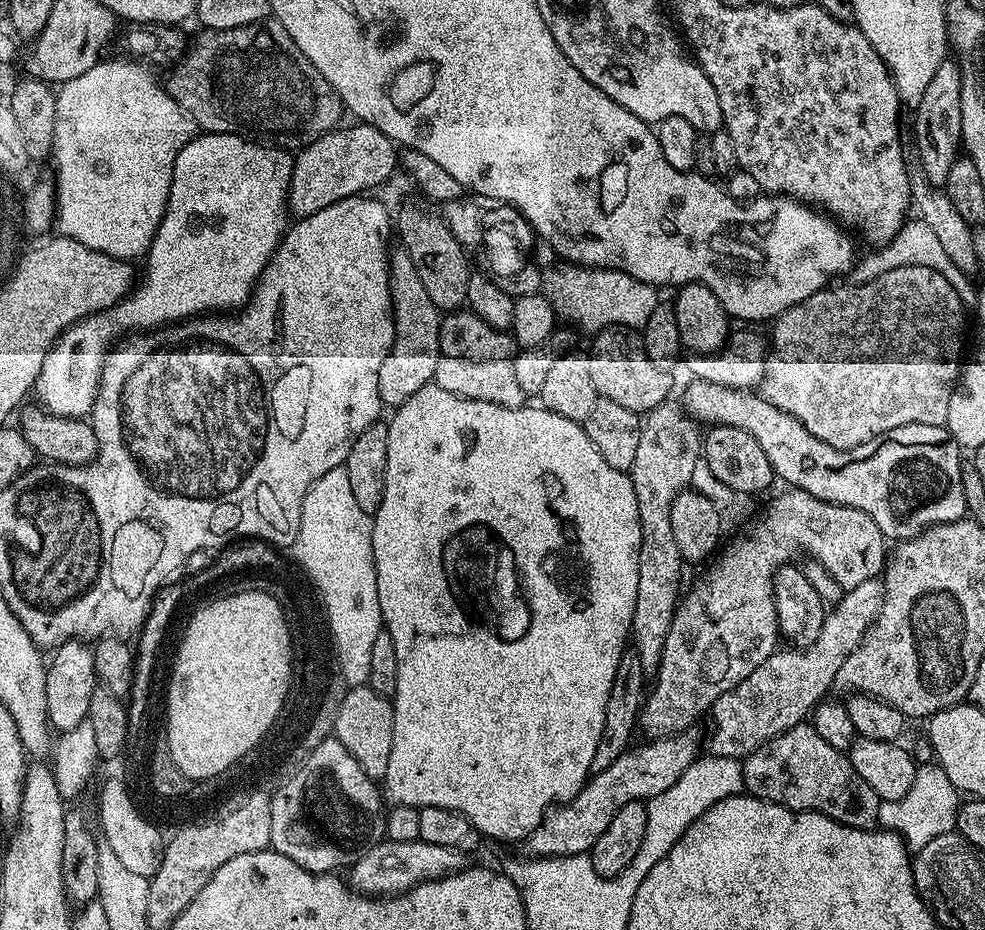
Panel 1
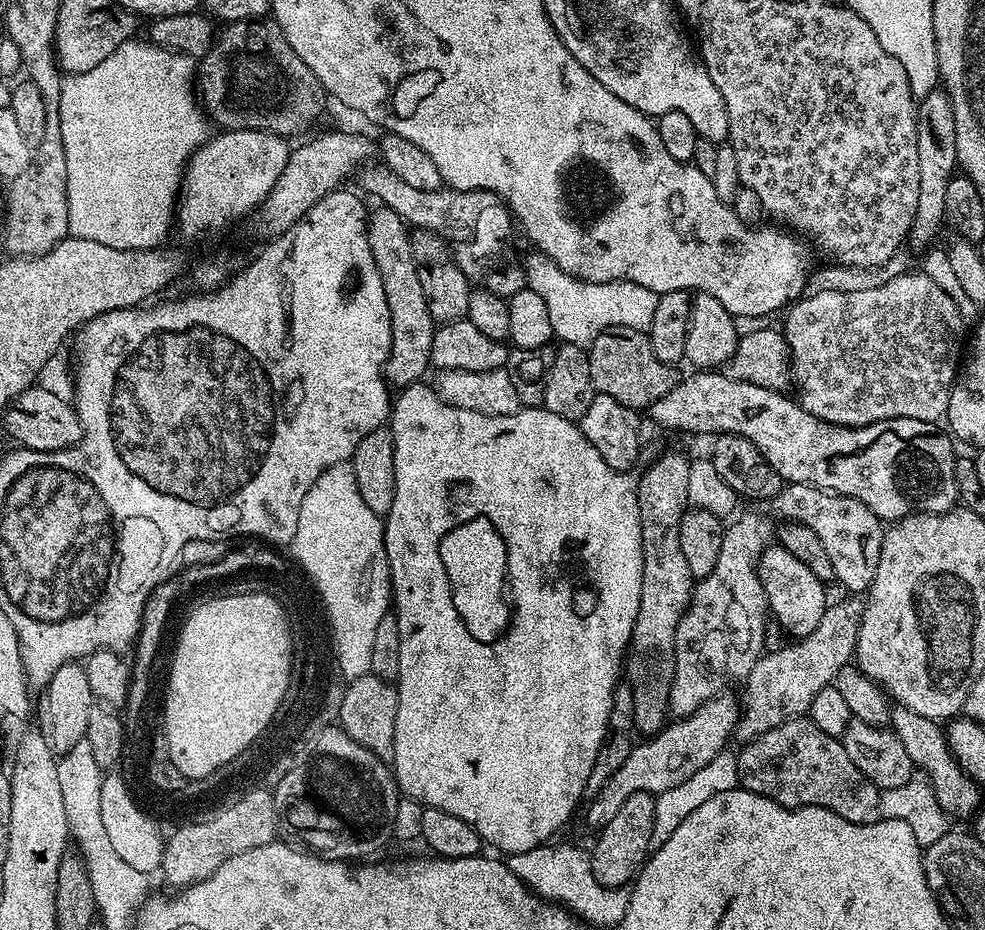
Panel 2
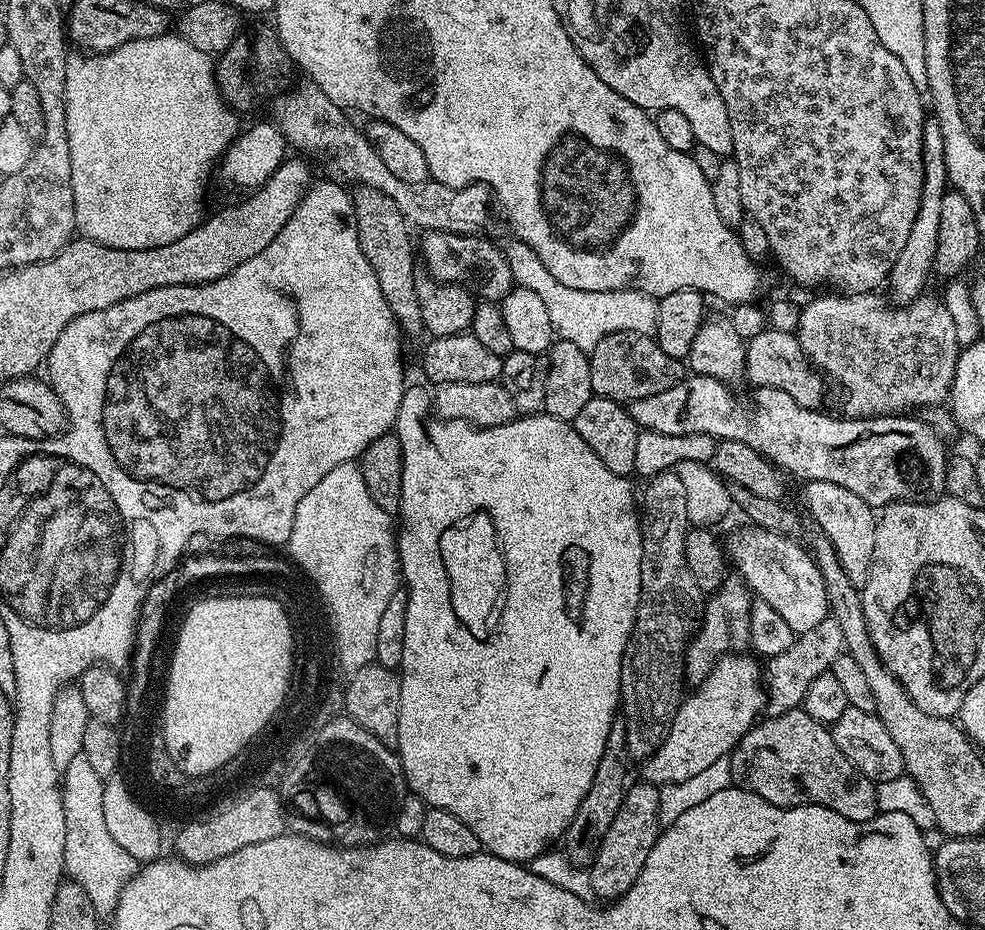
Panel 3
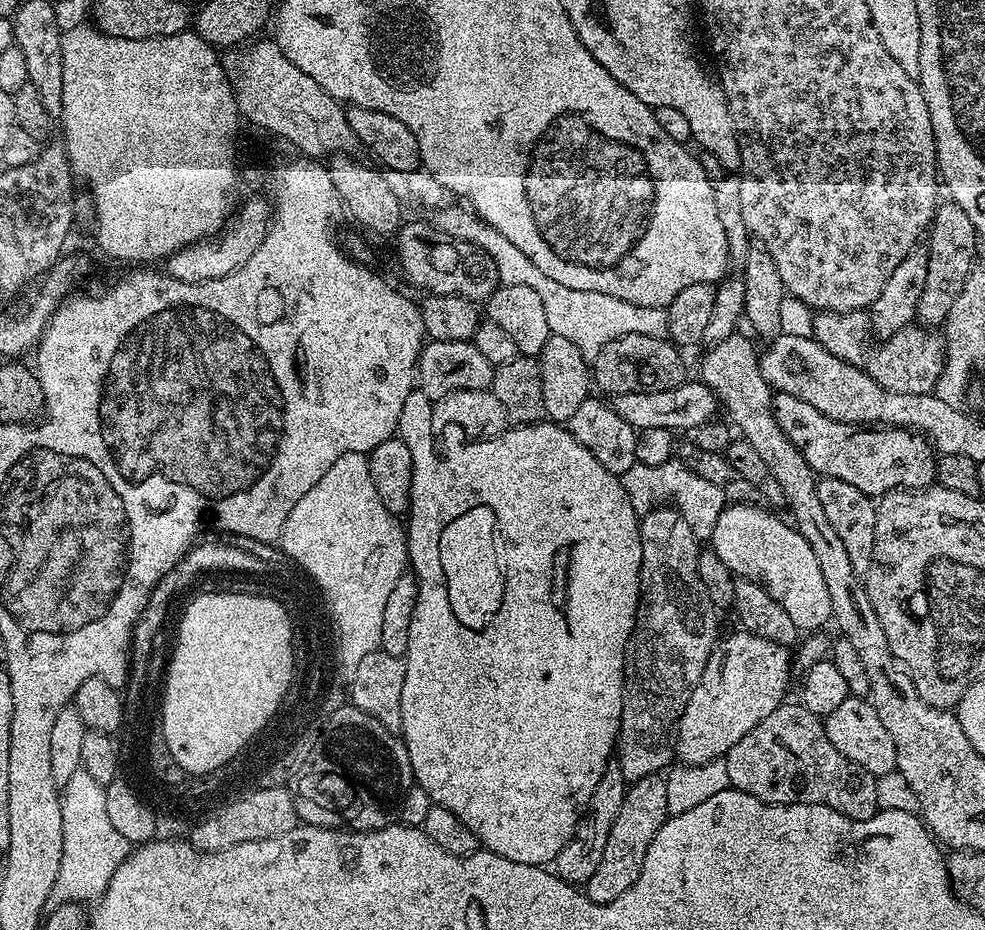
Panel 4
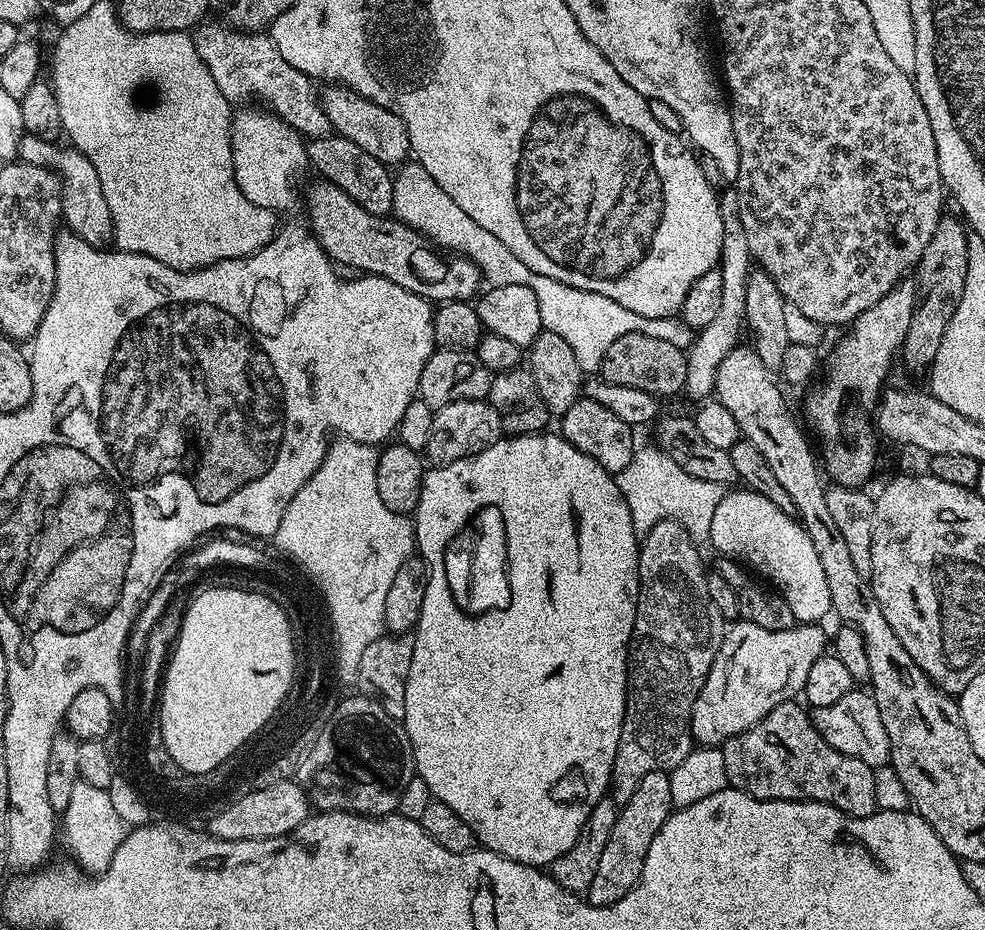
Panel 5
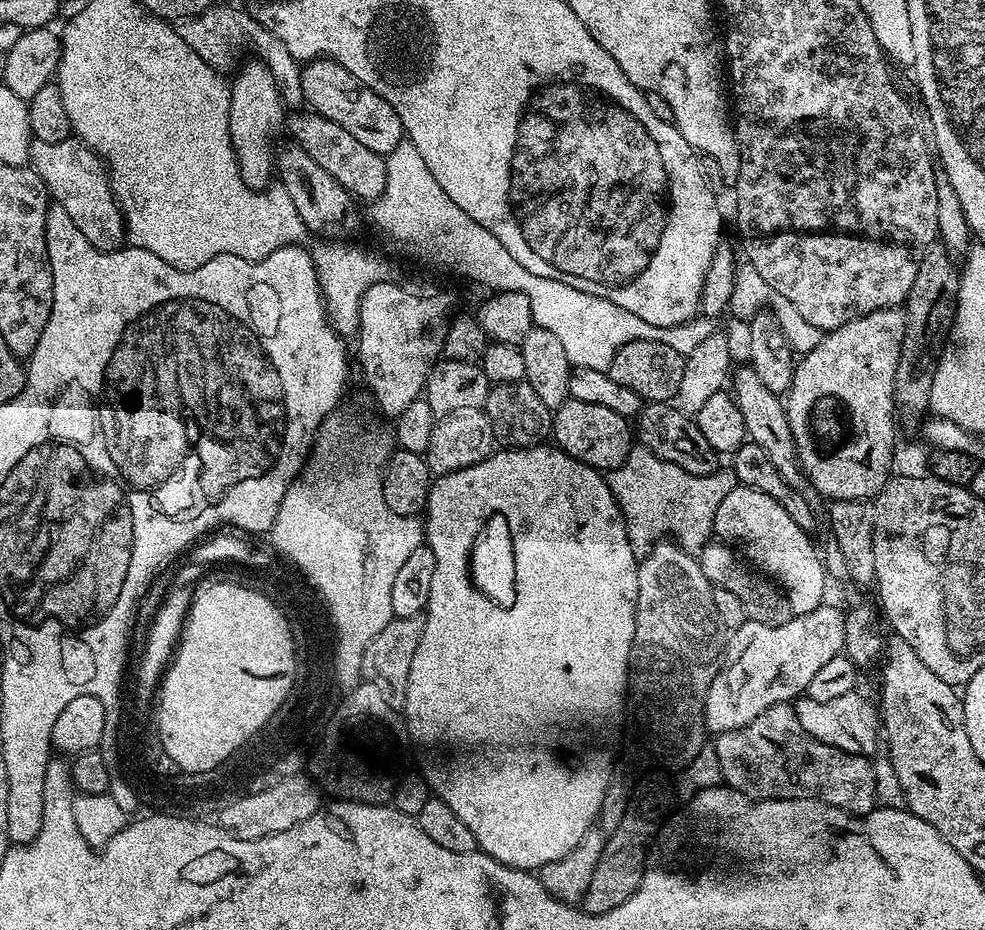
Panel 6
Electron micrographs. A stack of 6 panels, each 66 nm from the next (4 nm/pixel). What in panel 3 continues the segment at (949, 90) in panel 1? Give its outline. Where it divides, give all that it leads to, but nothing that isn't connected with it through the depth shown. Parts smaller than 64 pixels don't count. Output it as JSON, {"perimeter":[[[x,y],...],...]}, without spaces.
{"perimeter":[[[934,118],[924,121],[922,130],[922,198],[918,206],[918,214],[914,218],[914,226],[910,226],[910,238],[906,238],[906,246],[902,254],[898,254],[898,262],[894,262],[892,273],[888,275],[886,288],[892,291],[891,299],[897,305],[914,302],[925,293],[928,275],[933,275],[934,254],[938,250],[938,218],[942,211],[942,198],[949,187],[946,170],[946,142],[942,142],[942,126]]]}

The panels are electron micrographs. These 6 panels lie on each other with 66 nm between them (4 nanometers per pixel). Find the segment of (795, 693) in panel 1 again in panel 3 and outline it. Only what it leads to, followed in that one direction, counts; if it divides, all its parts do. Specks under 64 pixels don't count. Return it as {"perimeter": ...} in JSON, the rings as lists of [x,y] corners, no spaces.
{"perimeter":[[[829,614],[822,622],[818,622],[818,626],[814,626],[814,630],[799,633],[790,650],[771,657],[766,664],[767,715],[777,716],[792,708],[801,707],[806,698],[806,690],[810,690],[814,678],[831,669],[832,663],[842,654],[843,648],[842,630],[835,617]]]}

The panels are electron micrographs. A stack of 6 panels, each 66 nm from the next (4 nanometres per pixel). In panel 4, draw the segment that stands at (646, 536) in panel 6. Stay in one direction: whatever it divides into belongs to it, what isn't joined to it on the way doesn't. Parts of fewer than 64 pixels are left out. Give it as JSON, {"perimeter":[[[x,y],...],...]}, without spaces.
{"perimeter":[[[671,458],[661,465],[644,465],[636,463],[633,468],[626,470],[622,477],[624,489],[630,498],[637,514],[649,512],[651,508],[674,502],[674,506],[690,522],[690,530],[696,535],[697,541],[711,541],[714,526],[718,522],[718,514],[726,507],[724,492],[714,486],[714,482],[706,482],[694,470],[690,470],[679,459]]]}

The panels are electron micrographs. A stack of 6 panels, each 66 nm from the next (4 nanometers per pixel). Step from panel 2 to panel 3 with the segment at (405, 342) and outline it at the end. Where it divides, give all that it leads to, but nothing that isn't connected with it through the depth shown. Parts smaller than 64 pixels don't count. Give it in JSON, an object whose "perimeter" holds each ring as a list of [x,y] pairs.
{"perimeter":[[[360,186],[355,191],[351,193],[351,197],[356,211],[358,242],[362,246],[362,254],[366,254],[366,262],[370,262],[374,274],[378,274],[378,286],[382,290],[382,298],[386,298],[390,310],[400,321],[405,337],[421,335],[424,332],[424,323],[422,310],[418,310],[416,293],[418,256],[414,251],[414,236],[412,240],[411,234],[408,233],[410,223],[394,204],[393,198],[388,198],[380,190]]]}

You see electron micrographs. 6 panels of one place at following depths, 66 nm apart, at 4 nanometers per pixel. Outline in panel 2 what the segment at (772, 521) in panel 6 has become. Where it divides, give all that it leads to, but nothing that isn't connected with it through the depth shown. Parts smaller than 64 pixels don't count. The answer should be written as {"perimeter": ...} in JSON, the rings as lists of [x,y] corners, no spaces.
{"perimeter":[[[769,546],[759,558],[756,575],[764,587],[769,613],[789,637],[799,638],[817,628],[822,614],[828,609],[830,597],[824,593],[827,592],[825,584],[814,578],[814,572],[804,562],[798,562],[798,558],[783,546]]]}

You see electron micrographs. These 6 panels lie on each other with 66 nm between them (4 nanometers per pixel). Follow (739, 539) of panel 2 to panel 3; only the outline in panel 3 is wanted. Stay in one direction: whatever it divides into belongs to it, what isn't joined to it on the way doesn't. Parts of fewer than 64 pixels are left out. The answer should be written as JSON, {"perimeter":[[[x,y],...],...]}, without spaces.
{"perimeter":[[[739,575],[725,576],[720,588],[707,597],[703,613],[698,621],[698,627],[684,654],[684,675],[689,685],[700,684],[710,674],[714,658],[729,654],[740,654],[749,647],[750,610],[754,596],[747,584]]]}

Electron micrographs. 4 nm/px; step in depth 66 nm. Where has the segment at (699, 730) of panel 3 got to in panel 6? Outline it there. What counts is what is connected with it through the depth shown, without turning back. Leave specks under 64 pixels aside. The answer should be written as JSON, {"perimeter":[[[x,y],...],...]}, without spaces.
{"perimeter":[[[831,603],[821,604],[818,610],[810,610],[810,614],[801,616],[793,614],[790,622],[782,622],[782,626],[766,626],[762,622],[748,620],[727,637],[726,647],[722,652],[720,669],[710,682],[710,690],[704,695],[704,726],[709,733],[719,734],[726,730],[738,730],[762,710],[775,704],[787,704],[805,695],[810,686],[810,681],[821,666],[826,666],[830,658],[841,655],[844,651],[842,630],[844,629],[844,612],[841,609],[831,608]]]}

